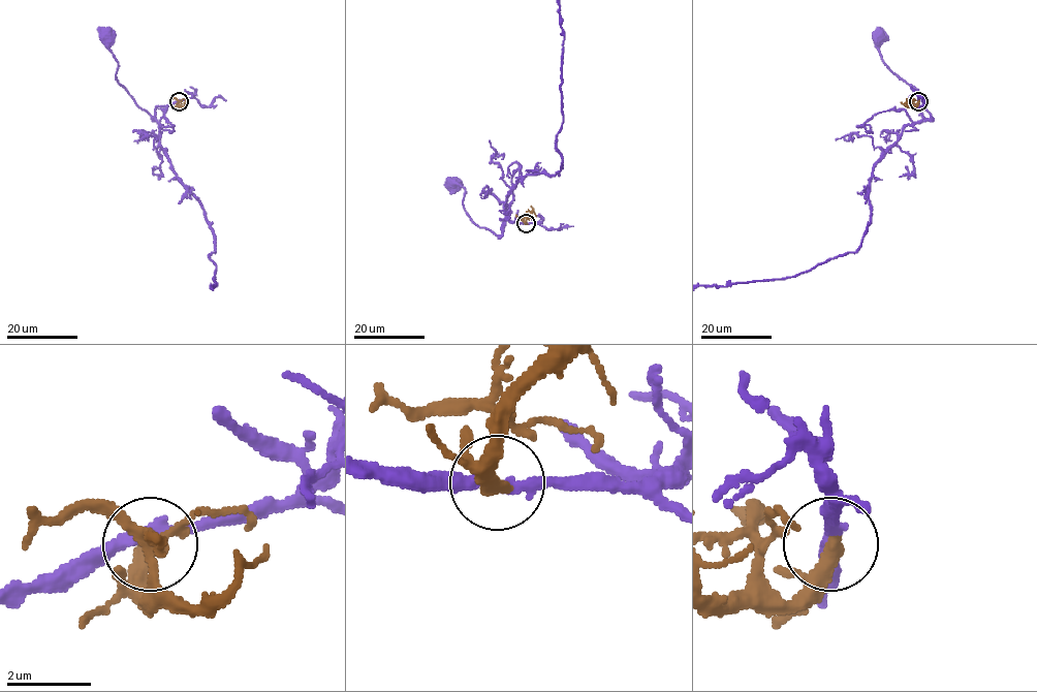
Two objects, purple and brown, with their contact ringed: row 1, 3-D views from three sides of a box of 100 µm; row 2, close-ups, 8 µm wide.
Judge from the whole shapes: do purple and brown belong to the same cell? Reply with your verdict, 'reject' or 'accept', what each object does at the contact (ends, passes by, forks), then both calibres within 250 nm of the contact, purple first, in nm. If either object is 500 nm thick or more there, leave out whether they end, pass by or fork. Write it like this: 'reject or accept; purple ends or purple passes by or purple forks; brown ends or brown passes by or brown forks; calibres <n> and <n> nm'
reject; purple passes by; brown ends; calibres 280 and 440 nm

